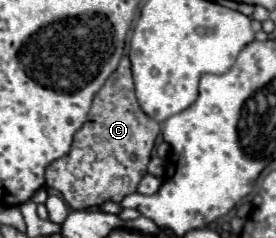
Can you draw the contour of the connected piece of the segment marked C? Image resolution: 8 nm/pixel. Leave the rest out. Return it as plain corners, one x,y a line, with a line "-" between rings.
124,56
96,94
86,124
74,134
72,148
62,158
46,168
46,186
58,190
70,210
98,208
104,202
120,202
124,196
134,194
138,182
146,174
146,166
160,134
160,124
148,118
134,96
134,82
130,60

